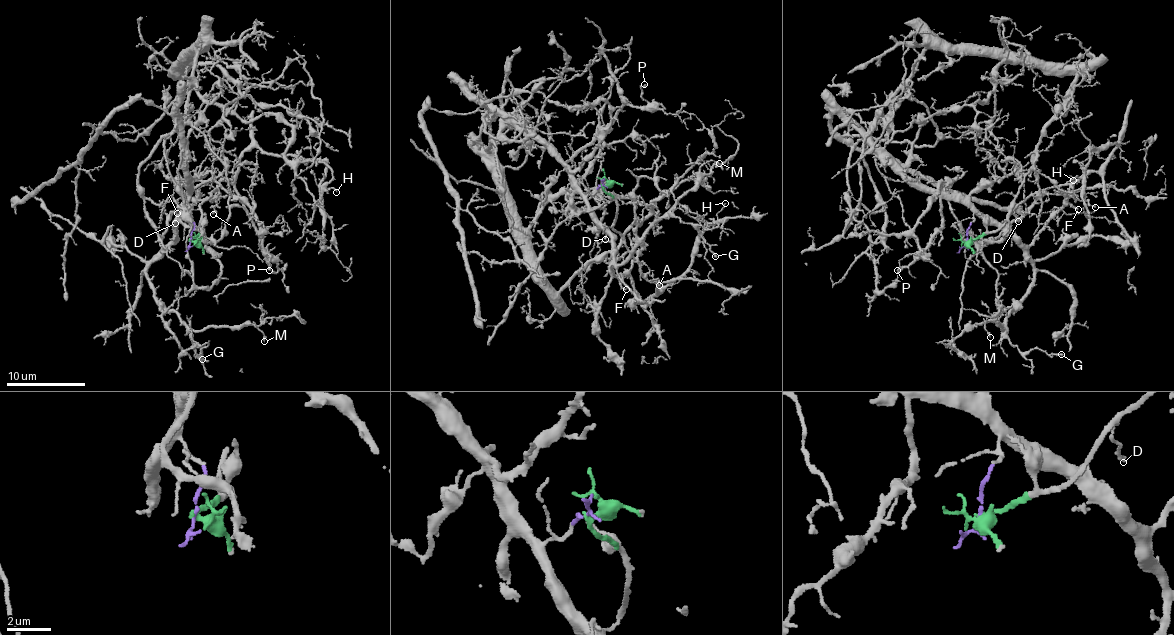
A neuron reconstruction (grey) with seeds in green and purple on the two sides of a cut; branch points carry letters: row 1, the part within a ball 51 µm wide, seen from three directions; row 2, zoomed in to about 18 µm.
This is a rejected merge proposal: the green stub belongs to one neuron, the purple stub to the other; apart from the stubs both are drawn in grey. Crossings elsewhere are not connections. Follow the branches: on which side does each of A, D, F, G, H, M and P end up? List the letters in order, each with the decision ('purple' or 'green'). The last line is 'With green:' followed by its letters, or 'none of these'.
A: green
D: green
F: purple
G: purple
H: green
M: purple
P: purple
With green: A, D, H

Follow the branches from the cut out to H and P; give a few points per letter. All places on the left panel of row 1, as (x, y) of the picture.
H: (190, 240), (201, 204), (258, 147), (317, 158), (325, 163), (321, 189), (336, 192)
P: (191, 240), (193, 223), (186, 211), (193, 190), (212, 180), (246, 205), (271, 255), (269, 270)

